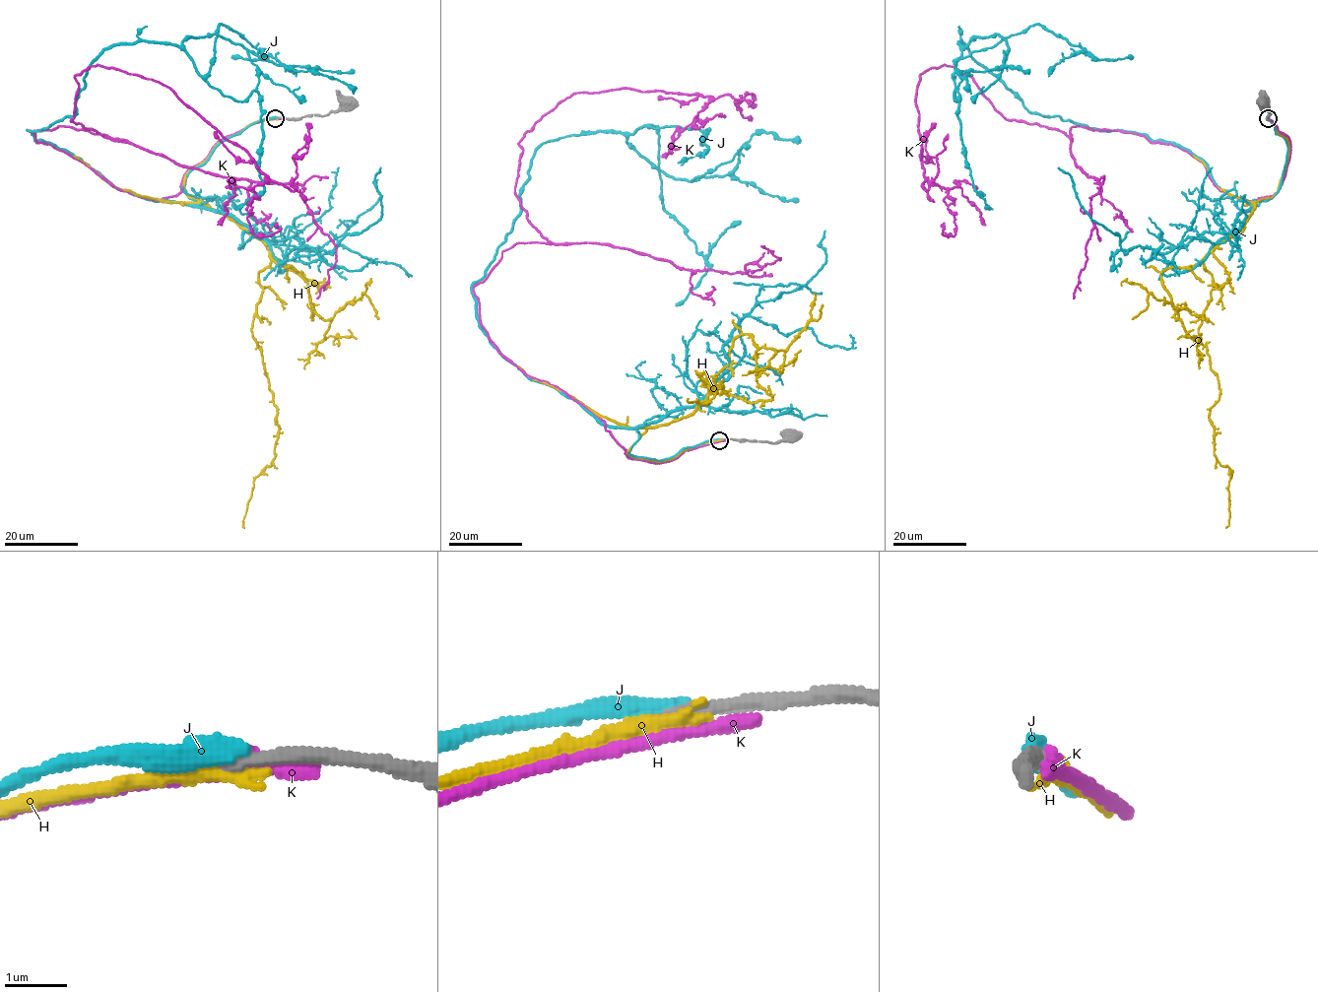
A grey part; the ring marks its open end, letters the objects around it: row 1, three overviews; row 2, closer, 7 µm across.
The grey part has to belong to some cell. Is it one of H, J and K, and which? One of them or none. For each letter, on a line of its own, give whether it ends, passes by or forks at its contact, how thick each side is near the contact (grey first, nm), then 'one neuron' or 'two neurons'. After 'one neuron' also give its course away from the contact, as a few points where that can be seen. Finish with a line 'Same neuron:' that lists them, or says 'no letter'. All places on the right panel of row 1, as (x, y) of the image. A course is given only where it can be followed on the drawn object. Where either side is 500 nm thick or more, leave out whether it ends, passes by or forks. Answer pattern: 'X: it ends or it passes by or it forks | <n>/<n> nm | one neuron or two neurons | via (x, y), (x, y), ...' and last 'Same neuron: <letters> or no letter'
H: it ends | 240/300 nm | one neuron | via (1268, 118), (1287, 140), (1278, 191), (1203, 260), (1226, 527)
J: it ends | 240/320 nm | two neurons
K: it ends | 280/320 nm | two neurons
Same neuron: H

